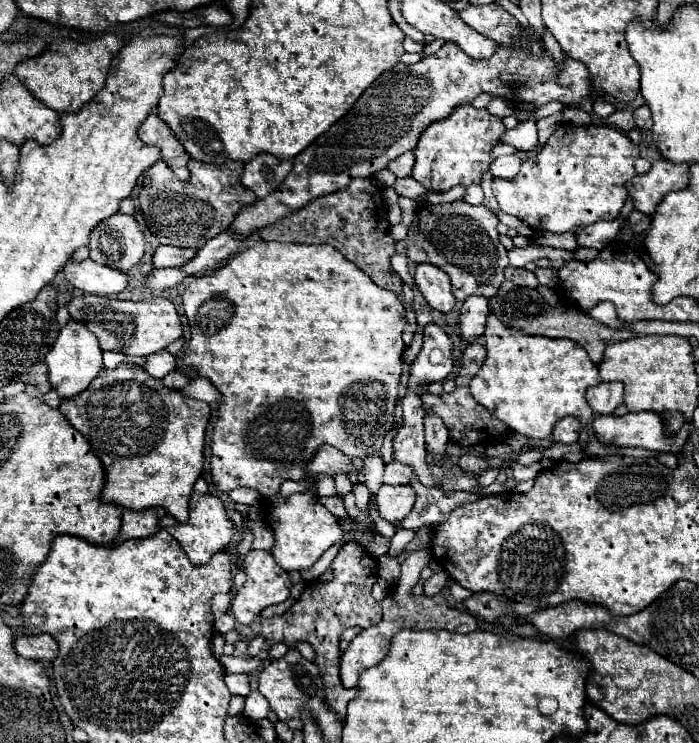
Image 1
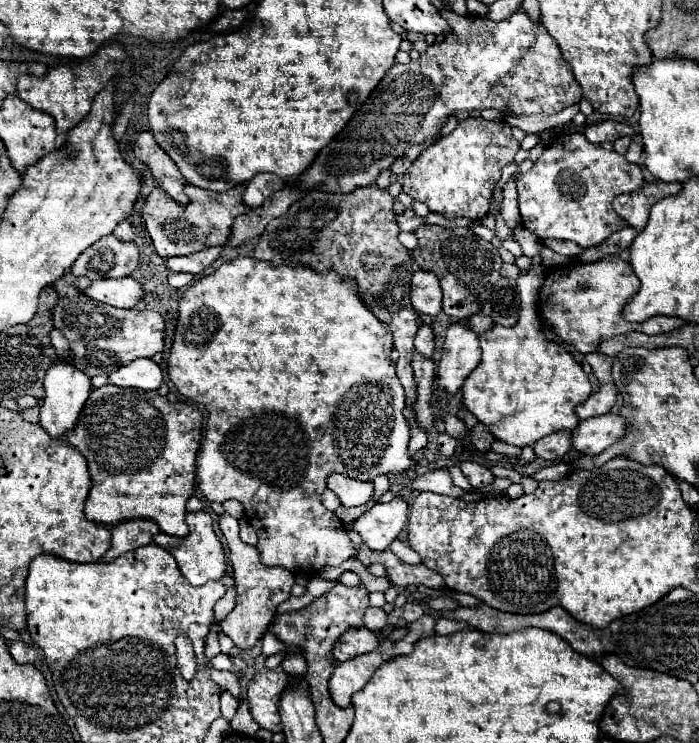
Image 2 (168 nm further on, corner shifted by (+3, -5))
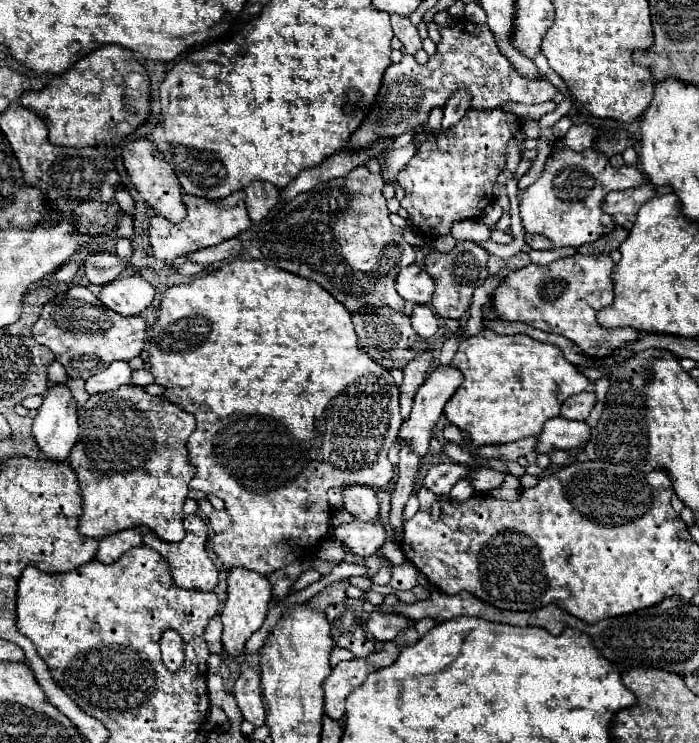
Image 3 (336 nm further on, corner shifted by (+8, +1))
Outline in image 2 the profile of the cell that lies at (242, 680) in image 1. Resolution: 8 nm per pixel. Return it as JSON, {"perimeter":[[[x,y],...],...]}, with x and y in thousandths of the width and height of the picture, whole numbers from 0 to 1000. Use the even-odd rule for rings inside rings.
{"perimeter":[[[330,931],[316,934],[316,961],[322,969],[330,969],[336,964],[336,956],[342,950],[342,942]]]}

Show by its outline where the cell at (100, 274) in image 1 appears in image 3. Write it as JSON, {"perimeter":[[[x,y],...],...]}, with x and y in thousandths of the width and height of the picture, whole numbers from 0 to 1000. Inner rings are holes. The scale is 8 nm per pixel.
{"perimeter":[[[180,371],[146,385],[143,404],[172,425],[197,425],[217,412],[223,390],[200,371]]]}

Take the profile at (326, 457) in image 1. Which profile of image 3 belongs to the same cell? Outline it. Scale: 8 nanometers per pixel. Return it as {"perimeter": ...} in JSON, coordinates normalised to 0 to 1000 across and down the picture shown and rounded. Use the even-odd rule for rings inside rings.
{"perimeter":[[[498,654],[492,659],[492,676],[495,686],[518,700],[518,703],[535,703],[541,700],[541,670],[538,662],[529,654]]]}

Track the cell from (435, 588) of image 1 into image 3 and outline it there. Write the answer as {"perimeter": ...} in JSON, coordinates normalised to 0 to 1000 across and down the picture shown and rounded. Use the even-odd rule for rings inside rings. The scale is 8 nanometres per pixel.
{"perimeter":[[[532,824],[529,834],[526,834],[526,848],[535,853],[535,859],[541,864],[558,864],[558,861],[564,861],[572,853],[572,848],[581,840],[584,840],[584,834],[578,829]]]}

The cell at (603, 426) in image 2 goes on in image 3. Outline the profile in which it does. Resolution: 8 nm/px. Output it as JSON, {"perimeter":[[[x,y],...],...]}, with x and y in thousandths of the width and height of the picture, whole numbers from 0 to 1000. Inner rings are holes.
{"perimeter":[[[804,560],[790,563],[778,571],[767,590],[767,611],[787,611],[790,606],[821,606],[841,595],[844,576],[835,568],[804,565]]]}

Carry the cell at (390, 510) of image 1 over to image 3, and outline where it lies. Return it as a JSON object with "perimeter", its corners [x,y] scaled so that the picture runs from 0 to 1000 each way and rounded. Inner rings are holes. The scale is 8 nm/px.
{"perimeter":[[[504,700],[501,705],[489,705],[475,716],[495,738],[504,738],[504,746],[509,748],[532,748],[538,746],[549,727],[552,727],[552,713],[544,700],[538,703],[515,703]]]}

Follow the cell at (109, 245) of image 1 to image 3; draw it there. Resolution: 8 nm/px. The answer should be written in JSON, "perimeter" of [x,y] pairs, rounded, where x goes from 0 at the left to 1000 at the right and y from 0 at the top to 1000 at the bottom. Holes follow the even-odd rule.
{"perimeter":[[[157,339],[123,342],[120,347],[120,369],[126,371],[129,382],[137,382],[137,385],[149,385],[157,377],[166,377],[180,358],[183,355],[177,355],[175,350],[169,350],[166,342],[157,342]]]}

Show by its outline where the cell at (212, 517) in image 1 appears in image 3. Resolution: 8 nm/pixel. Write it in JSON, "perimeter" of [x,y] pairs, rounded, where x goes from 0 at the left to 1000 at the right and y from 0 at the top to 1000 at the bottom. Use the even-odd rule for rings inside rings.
{"perimeter":[[[283,692],[269,693],[262,701],[266,720],[260,729],[243,732],[229,727],[220,716],[212,716],[206,721],[206,732],[212,738],[220,738],[226,746],[232,746],[237,751],[237,756],[243,759],[243,773],[246,781],[255,791],[266,791],[266,794],[306,794],[312,786],[312,767],[306,764],[303,754],[295,746],[295,721],[298,721],[298,708],[295,703],[283,694]]]}

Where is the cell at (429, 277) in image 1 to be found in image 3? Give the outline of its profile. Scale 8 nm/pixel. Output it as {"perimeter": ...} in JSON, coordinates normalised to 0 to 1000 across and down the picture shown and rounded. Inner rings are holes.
{"perimeter":[[[589,355],[569,366],[567,393],[589,409],[615,409],[621,382],[618,382],[618,374],[612,371],[612,366],[607,366],[607,361]]]}

